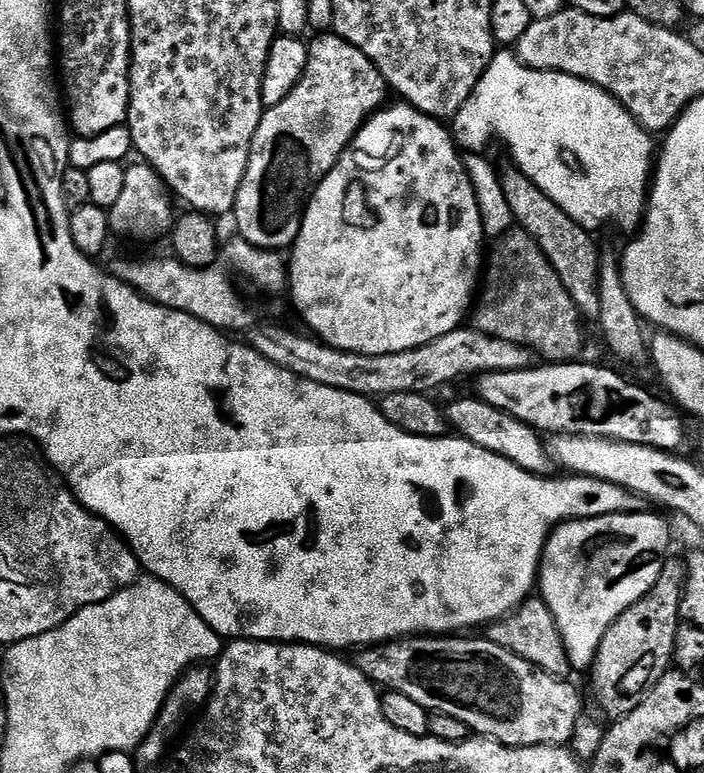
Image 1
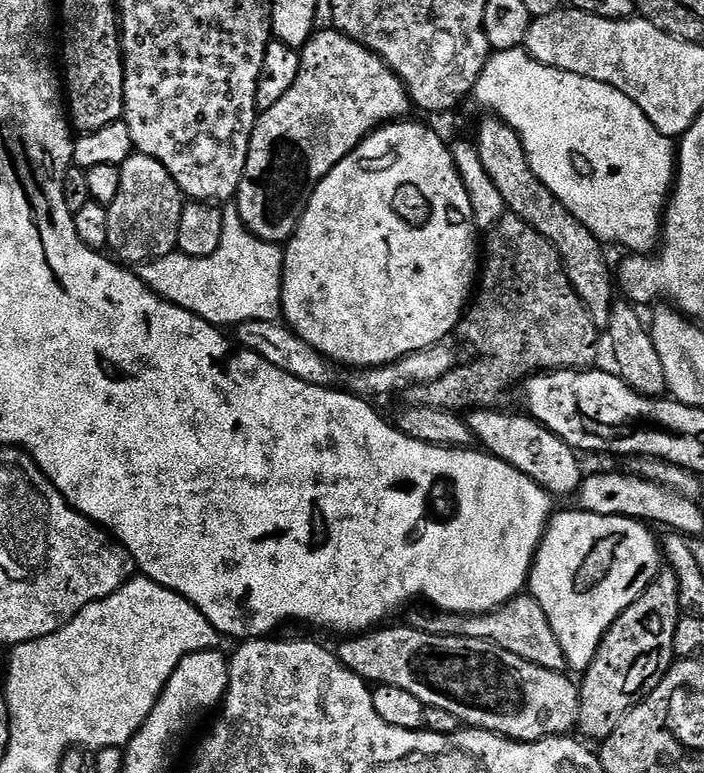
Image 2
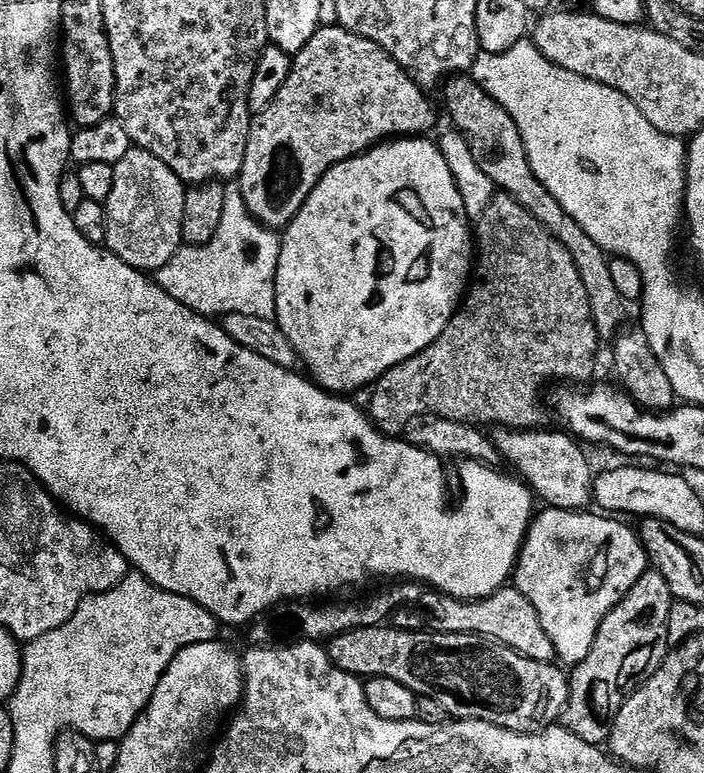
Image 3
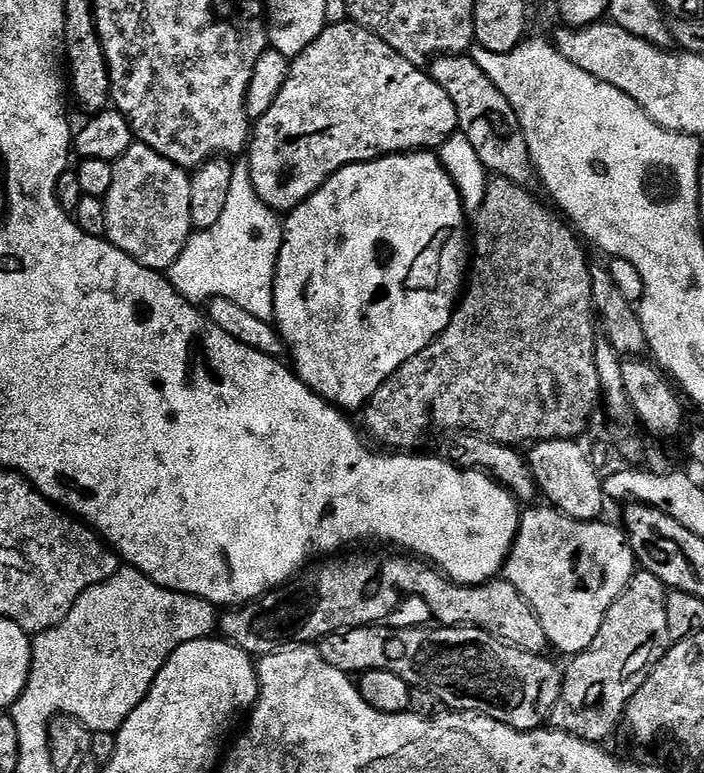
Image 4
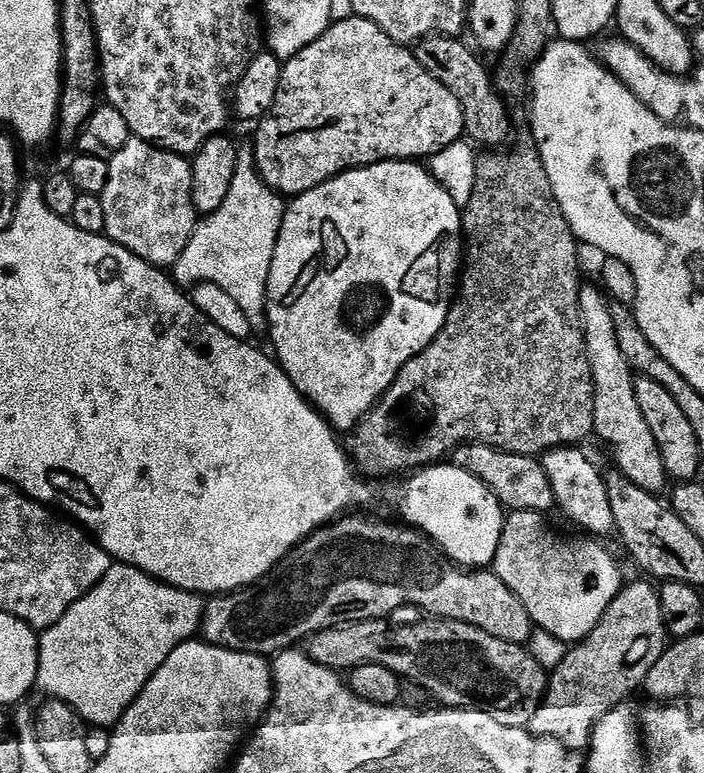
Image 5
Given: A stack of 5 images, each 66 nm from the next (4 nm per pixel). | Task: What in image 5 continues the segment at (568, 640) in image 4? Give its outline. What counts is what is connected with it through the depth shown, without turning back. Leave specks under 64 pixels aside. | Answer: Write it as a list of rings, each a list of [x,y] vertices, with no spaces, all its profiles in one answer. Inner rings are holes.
[[[509,511],[507,515],[505,515],[502,538],[498,542],[498,550],[496,551],[496,559],[494,561],[494,571],[498,578],[502,578],[502,582],[506,582],[506,586],[518,598],[518,602],[522,602],[522,606],[526,606],[526,610],[530,614],[533,625],[535,625],[539,631],[550,634],[554,638],[558,638],[566,646],[575,646],[592,633],[594,626],[598,626],[602,614],[610,606],[610,602],[614,602],[614,598],[619,594],[622,587],[622,579],[620,580],[620,564],[612,557],[612,552],[604,545],[607,543],[605,543],[603,539],[589,538],[584,534],[576,534],[580,536],[555,536],[555,534],[548,529],[548,524],[544,520],[547,519],[539,512]]]

